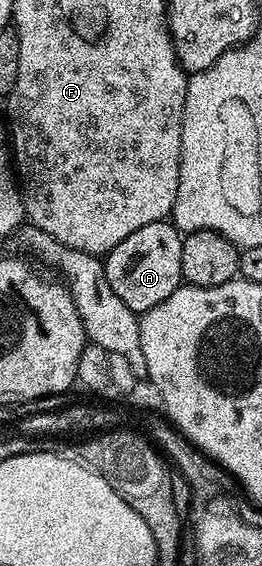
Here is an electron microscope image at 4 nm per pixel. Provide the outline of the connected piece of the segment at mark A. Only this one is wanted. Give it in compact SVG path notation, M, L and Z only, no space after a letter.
M168 219L159 222L147 222L147 226L139 226L135 234L123 238L119 246L115 246L104 257L105 277L111 282L111 290L119 298L123 298L123 306L131 311L143 314L159 302L164 302L181 287L181 271L183 270L183 236L177 227Z

